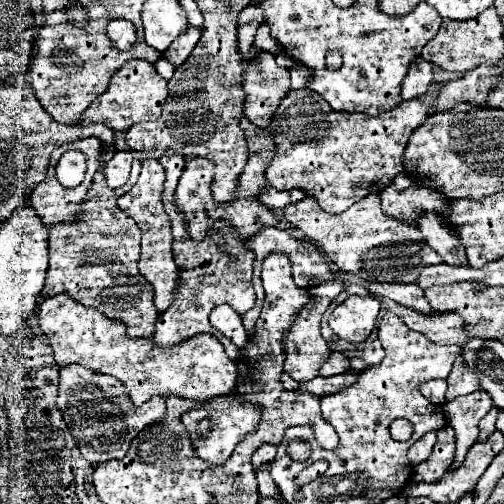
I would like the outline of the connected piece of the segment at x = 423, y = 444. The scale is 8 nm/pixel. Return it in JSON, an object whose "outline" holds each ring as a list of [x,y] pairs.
{"outline":[[[436,432],[424,434],[424,438],[416,440],[414,446],[408,450],[408,460],[410,460],[410,464],[412,464],[412,466],[418,466],[420,462],[428,460],[430,454],[432,454],[434,444],[436,444]]]}

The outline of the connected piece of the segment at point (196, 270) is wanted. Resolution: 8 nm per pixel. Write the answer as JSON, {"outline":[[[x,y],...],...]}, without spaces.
{"outline":[[[166,150],[158,162],[166,168],[166,186],[164,186],[164,194],[162,194],[162,204],[164,210],[170,218],[172,224],[172,252],[174,252],[174,262],[180,270],[180,280],[176,284],[176,294],[172,304],[168,306],[168,310],[164,310],[158,316],[156,322],[156,332],[154,332],[154,342],[158,346],[174,346],[178,342],[184,342],[196,334],[212,334],[216,336],[224,348],[226,354],[230,358],[238,356],[238,348],[226,340],[226,336],[222,336],[218,330],[214,330],[208,322],[208,314],[220,306],[220,304],[228,304],[232,306],[238,314],[246,314],[254,302],[256,302],[256,294],[252,288],[252,252],[246,250],[246,244],[240,242],[240,238],[236,238],[236,230],[230,230],[228,222],[214,222],[214,228],[208,238],[204,238],[202,242],[192,242],[192,238],[188,238],[186,230],[184,230],[184,222],[180,222],[180,216],[176,214],[176,206],[174,206],[174,188],[178,184],[178,178],[182,176],[182,162],[184,158],[180,158],[180,154],[176,154],[174,150]]]}

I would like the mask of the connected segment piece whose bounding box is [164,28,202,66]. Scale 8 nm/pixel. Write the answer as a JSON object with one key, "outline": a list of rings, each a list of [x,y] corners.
{"outline":[[[188,28],[172,42],[172,46],[164,52],[164,58],[170,60],[174,66],[180,66],[186,62],[190,52],[196,48],[198,40],[202,36],[202,28]]]}

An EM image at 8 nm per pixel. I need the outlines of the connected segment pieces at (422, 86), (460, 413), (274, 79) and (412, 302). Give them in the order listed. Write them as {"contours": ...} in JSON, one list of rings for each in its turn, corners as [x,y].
{"contours":[[[[418,58],[416,62],[412,62],[412,66],[408,70],[408,78],[404,80],[404,86],[402,86],[402,98],[412,100],[412,98],[426,96],[432,82],[434,82],[432,64]]],[[[484,390],[460,396],[444,404],[448,426],[452,426],[456,432],[456,456],[450,466],[450,472],[460,468],[460,464],[466,460],[468,450],[478,438],[478,422],[490,408],[492,408],[492,400]]],[[[258,52],[250,64],[246,64],[244,72],[244,92],[248,92],[248,100],[244,104],[244,114],[250,122],[254,122],[258,128],[268,128],[276,108],[280,106],[282,98],[288,96],[290,92],[290,72],[286,68],[278,68],[276,60],[268,52]]],[[[370,282],[370,292],[374,296],[384,296],[390,298],[402,306],[408,306],[420,314],[436,314],[426,296],[424,290],[418,284],[382,284],[382,282]]]]}

